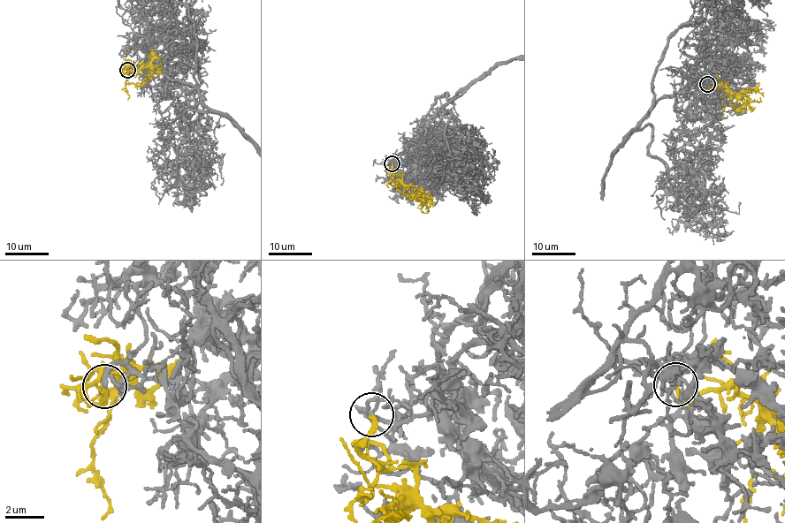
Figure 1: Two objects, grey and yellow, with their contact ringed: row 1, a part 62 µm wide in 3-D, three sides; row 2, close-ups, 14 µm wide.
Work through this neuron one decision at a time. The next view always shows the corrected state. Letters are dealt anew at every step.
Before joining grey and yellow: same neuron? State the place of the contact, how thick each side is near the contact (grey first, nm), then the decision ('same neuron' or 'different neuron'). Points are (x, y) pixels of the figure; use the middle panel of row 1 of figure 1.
(392, 163) | 170/190 nm | same neuron

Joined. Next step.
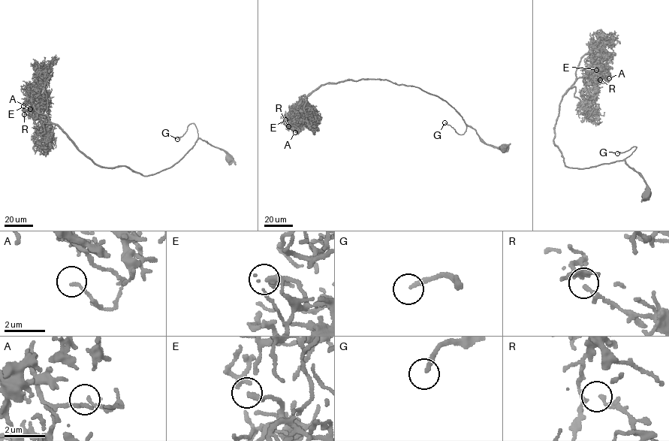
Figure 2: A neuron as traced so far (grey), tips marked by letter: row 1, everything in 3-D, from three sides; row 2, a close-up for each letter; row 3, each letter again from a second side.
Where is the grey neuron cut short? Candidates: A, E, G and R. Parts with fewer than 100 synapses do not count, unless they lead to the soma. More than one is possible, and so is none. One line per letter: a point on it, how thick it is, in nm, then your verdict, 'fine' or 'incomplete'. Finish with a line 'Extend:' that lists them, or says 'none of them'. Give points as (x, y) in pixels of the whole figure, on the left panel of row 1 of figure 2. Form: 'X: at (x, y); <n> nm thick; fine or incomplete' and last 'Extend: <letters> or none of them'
A: at (30, 109); 130 nm thick; fine
E: at (23, 106); 150 nm thick; fine
G: at (177, 139); 200 nm thick; incomplete
R: at (24, 114); 130 nm thick; fine
Extend: G

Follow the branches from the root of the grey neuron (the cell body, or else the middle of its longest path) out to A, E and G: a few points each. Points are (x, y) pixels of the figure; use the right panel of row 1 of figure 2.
A: (646, 196), (646, 182), (625, 161), (570, 167), (553, 142), (559, 104), (568, 89), (594, 63), (609, 78)
E: (646, 196), (646, 182), (625, 161), (570, 167), (553, 142), (562, 98), (578, 78), (593, 79), (596, 70)
G: (646, 196), (646, 182), (625, 159), (636, 146), (617, 153)

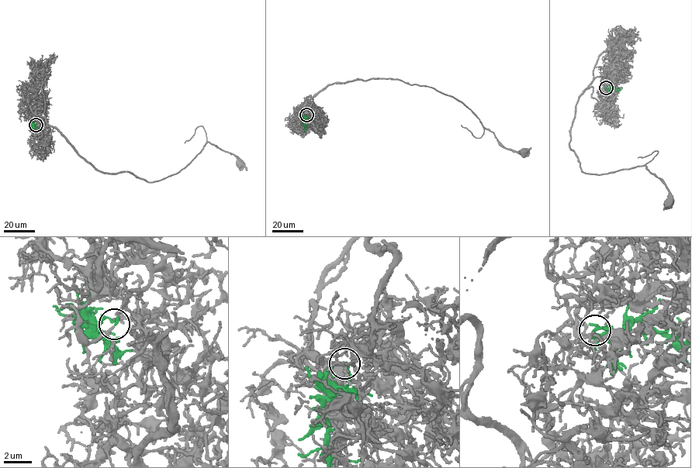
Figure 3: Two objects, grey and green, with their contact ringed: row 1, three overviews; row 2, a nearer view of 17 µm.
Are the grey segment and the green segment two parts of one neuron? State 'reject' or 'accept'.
accept

